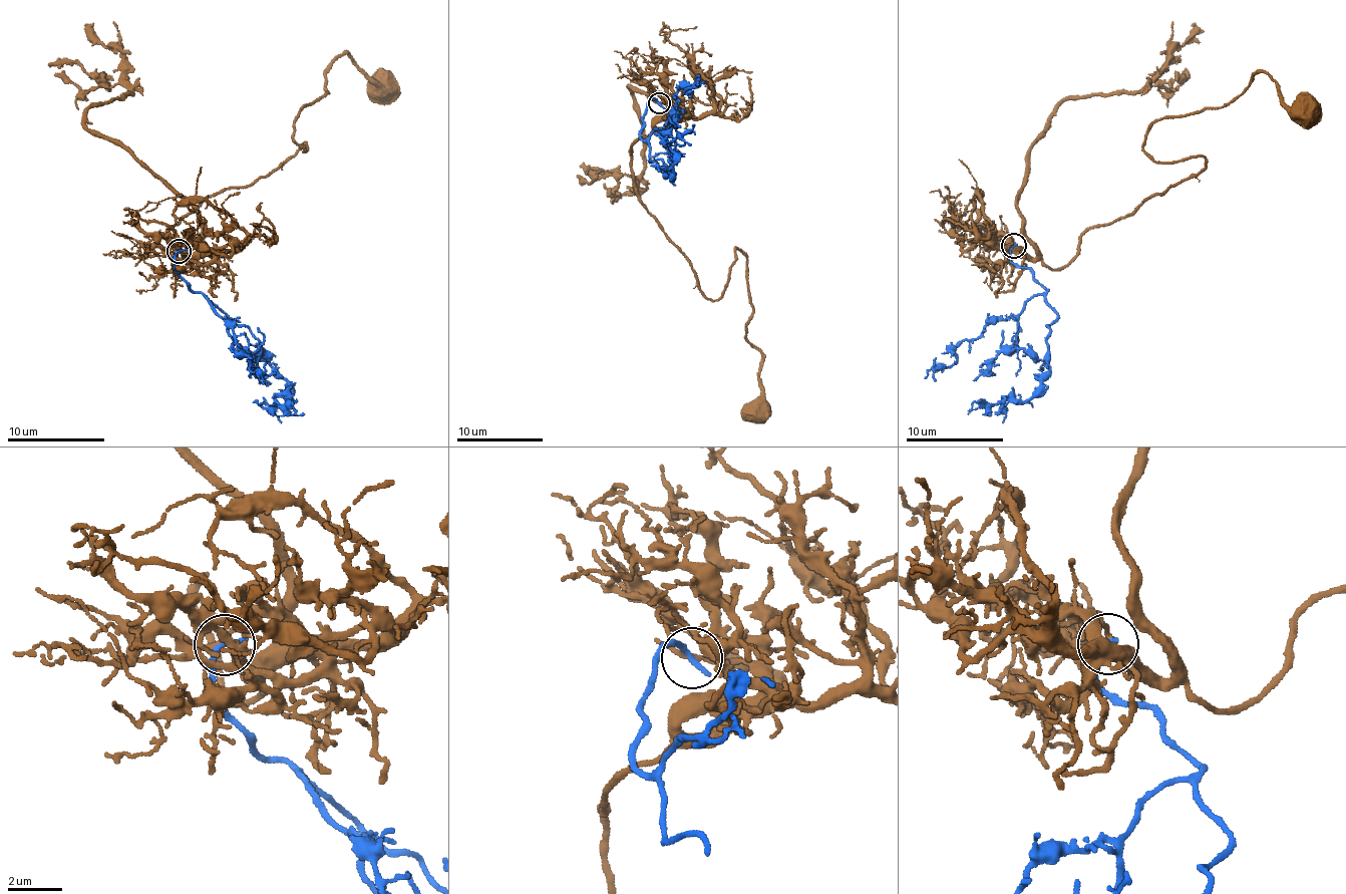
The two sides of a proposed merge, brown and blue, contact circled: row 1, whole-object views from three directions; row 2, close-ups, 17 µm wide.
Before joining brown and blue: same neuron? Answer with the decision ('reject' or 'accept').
reject

